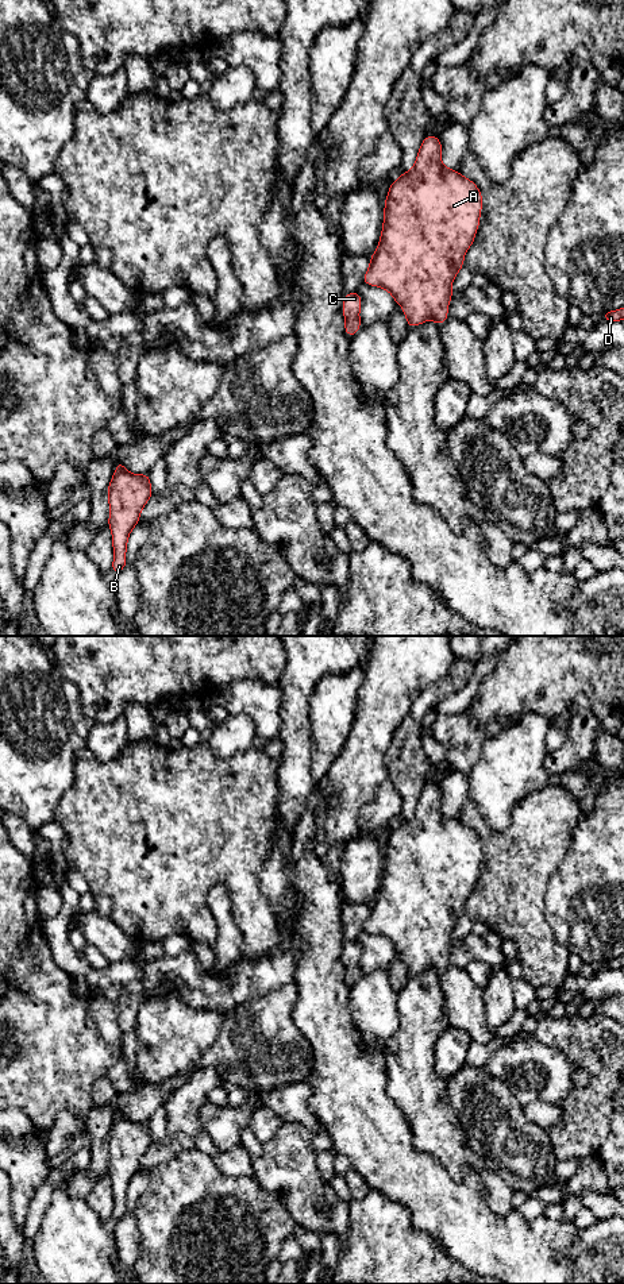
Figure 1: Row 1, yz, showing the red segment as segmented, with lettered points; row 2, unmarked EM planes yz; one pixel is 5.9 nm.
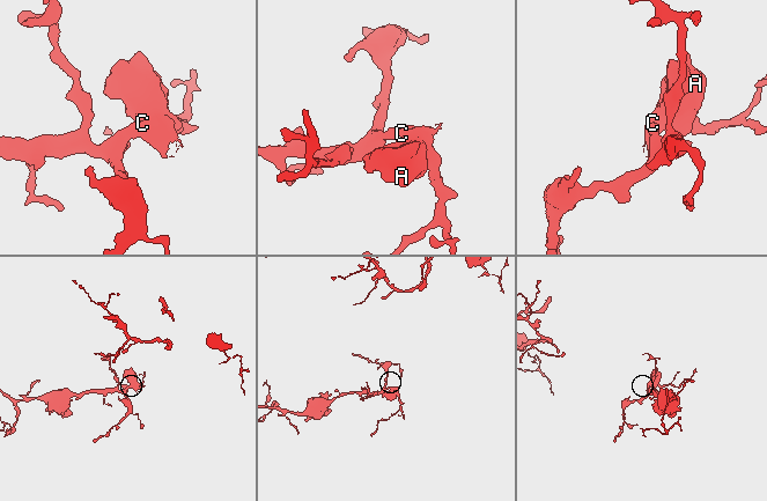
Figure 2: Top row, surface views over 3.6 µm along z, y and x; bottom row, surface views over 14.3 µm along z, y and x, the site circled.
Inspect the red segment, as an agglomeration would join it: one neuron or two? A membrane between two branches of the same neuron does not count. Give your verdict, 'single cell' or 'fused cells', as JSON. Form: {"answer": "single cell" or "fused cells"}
{"answer": "single cell"}

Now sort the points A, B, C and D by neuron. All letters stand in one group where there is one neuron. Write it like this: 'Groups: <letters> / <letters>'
Groups: A B C D

